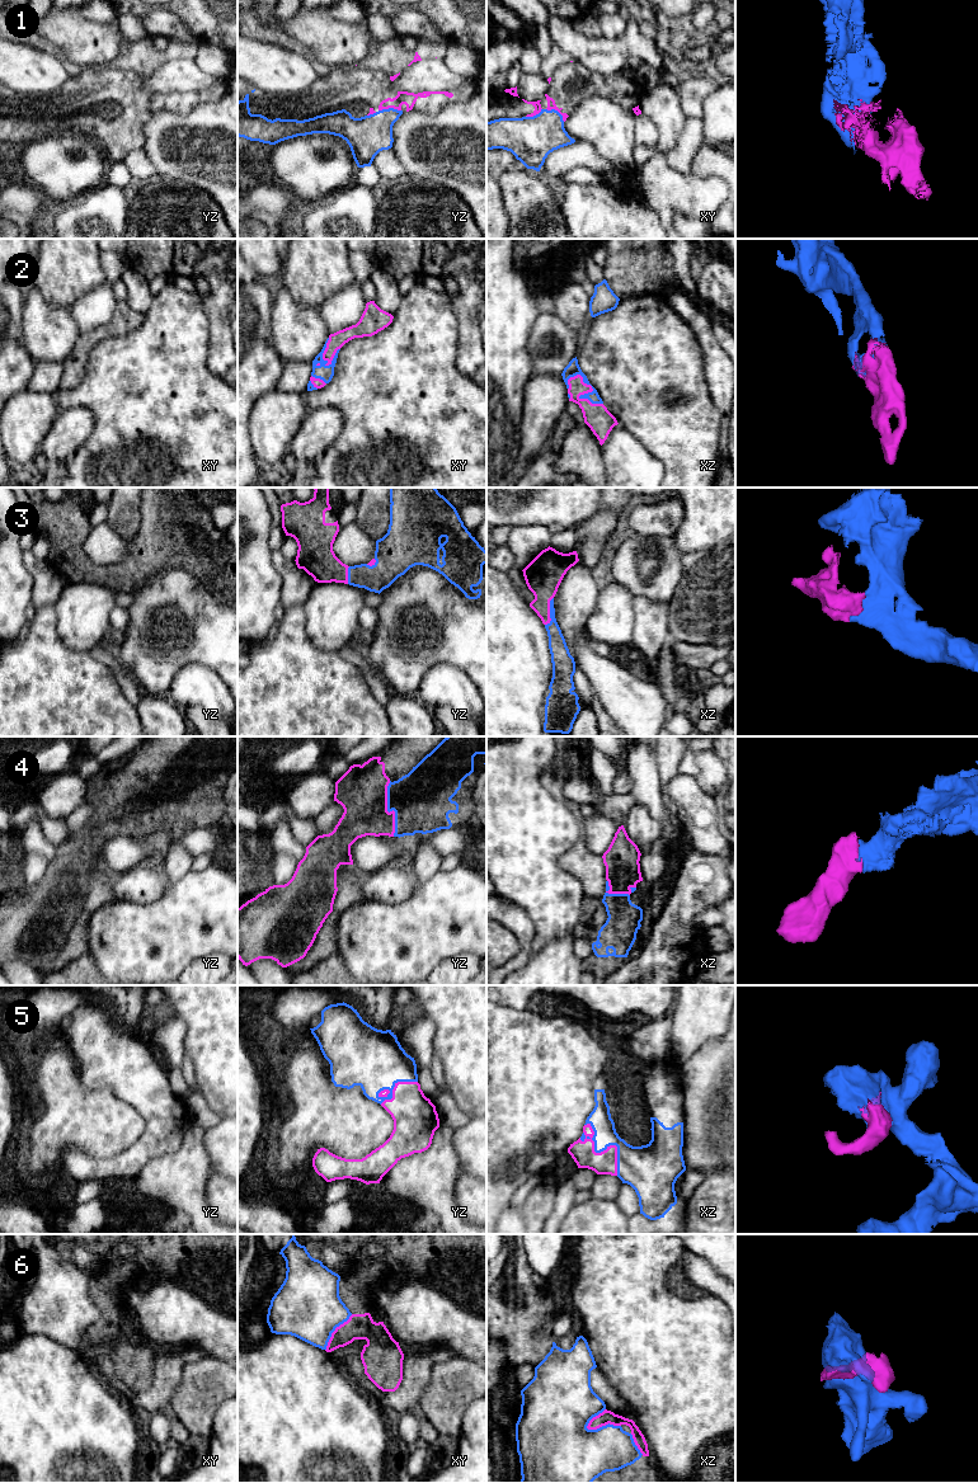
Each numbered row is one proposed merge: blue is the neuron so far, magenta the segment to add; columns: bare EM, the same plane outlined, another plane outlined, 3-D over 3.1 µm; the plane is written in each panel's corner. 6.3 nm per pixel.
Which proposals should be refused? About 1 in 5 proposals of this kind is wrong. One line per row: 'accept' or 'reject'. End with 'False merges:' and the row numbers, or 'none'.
1: accept
2: accept
3: accept
4: accept
5: accept
6: reject
False merges: 6

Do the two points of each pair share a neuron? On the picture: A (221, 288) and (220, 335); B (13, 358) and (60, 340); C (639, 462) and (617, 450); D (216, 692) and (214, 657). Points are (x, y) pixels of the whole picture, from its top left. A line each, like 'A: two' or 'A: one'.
A: one
B: two
C: one
D: two

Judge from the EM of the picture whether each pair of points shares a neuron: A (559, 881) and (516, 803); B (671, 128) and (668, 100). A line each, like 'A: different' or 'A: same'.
A: same
B: same

